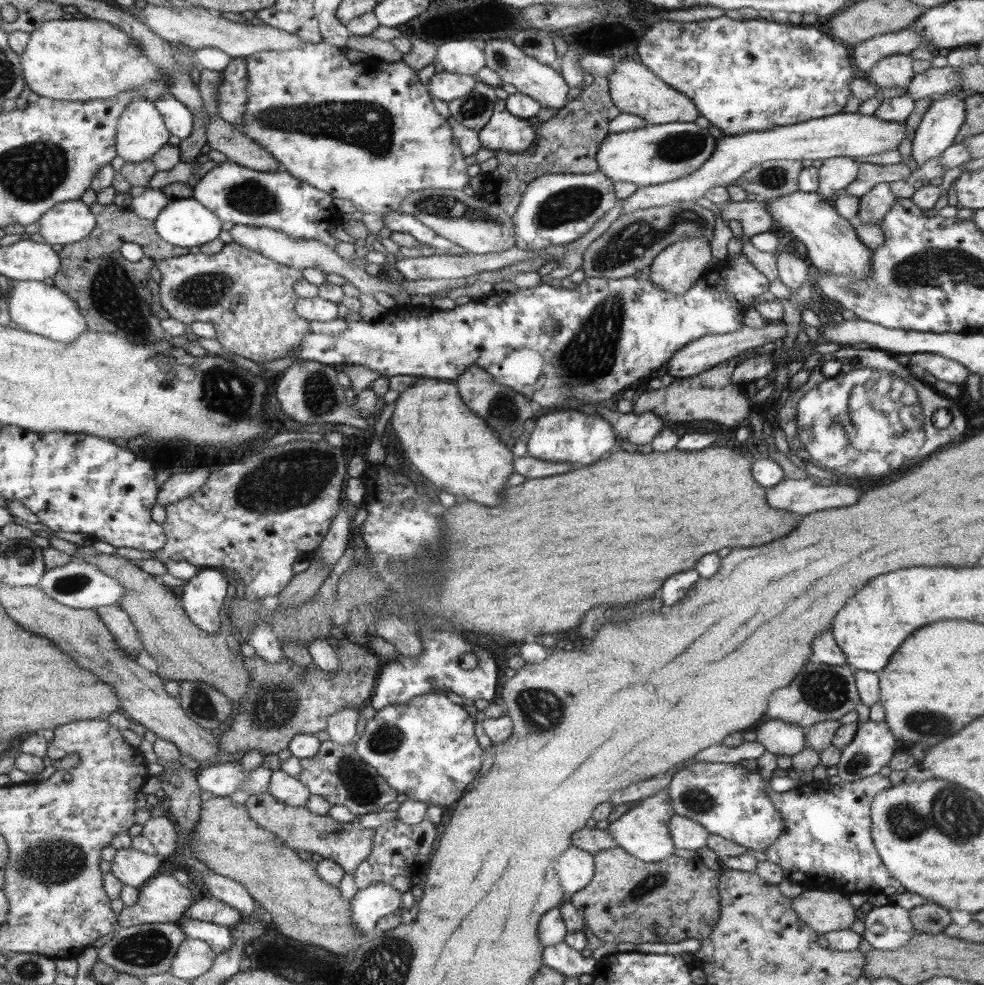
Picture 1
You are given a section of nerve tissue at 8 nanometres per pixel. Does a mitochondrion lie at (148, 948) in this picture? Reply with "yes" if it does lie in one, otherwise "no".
yes

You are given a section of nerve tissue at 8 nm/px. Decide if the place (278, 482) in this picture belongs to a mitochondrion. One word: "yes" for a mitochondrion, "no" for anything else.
yes

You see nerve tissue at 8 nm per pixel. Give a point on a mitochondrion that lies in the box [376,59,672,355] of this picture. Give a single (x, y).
(575, 203)

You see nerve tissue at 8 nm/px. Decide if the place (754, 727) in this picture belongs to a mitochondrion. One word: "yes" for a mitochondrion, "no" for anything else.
no

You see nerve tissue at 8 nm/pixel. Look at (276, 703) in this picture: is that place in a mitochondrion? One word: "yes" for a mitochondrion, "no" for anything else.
yes

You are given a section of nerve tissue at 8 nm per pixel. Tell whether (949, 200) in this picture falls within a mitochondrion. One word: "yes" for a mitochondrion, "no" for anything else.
no

